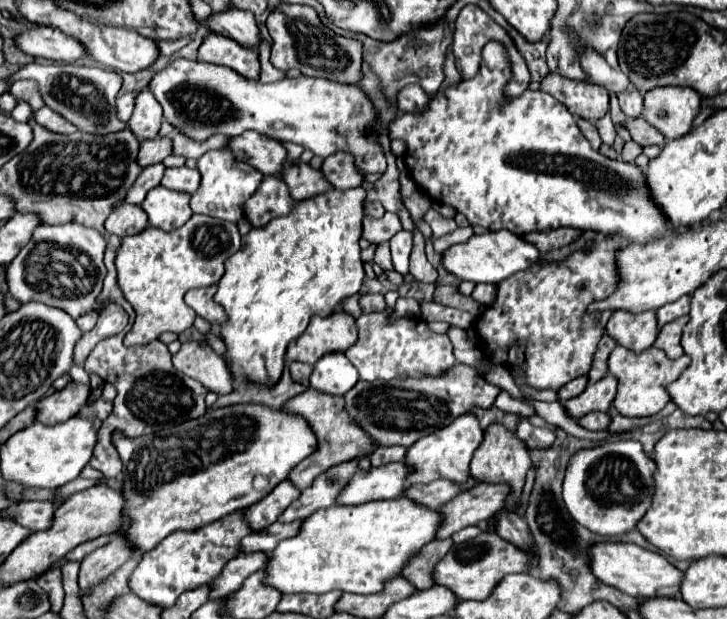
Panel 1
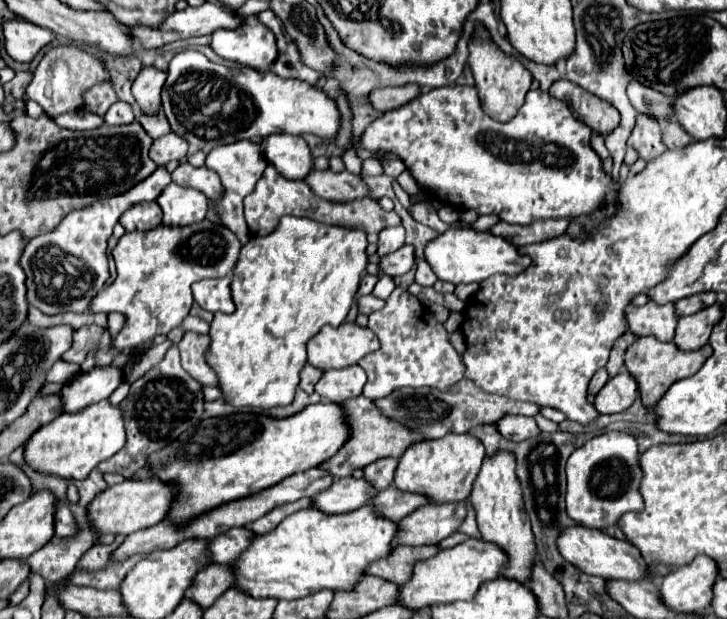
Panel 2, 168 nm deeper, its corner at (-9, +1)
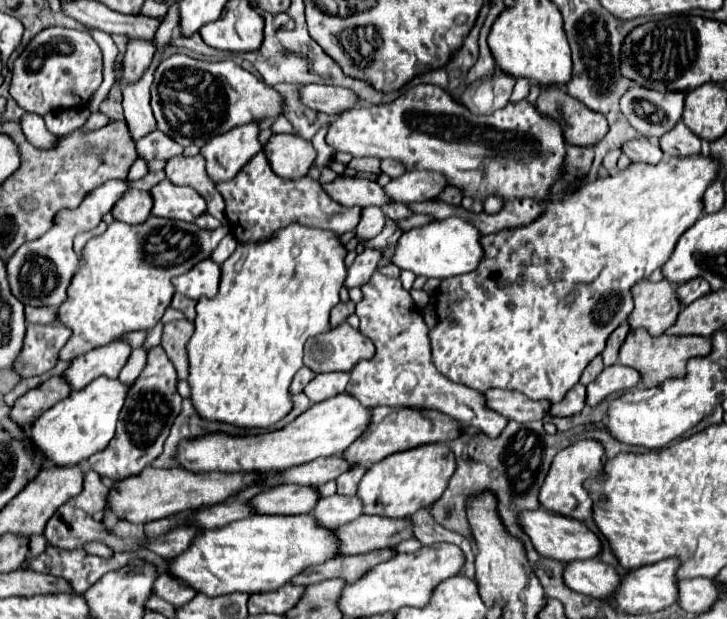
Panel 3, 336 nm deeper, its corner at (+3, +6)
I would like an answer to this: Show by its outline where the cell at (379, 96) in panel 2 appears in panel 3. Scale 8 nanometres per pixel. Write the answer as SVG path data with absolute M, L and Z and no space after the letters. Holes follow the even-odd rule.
M304 85L304 87L300 87L300 103L304 103L306 107L310 107L318 113L336 117L342 111L354 107L358 103L358 99L350 89L344 89L344 87Z

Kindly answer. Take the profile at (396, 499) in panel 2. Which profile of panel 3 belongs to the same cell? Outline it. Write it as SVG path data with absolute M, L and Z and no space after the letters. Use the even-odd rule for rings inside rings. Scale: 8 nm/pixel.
M330 495L316 503L316 507L310 511L310 515L316 519L318 527L332 529L340 527L344 523L354 521L362 515L362 503L358 497L346 497L346 495Z

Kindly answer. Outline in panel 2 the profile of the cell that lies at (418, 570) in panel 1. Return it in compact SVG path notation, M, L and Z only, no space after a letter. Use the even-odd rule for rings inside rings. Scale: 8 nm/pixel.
M398 546L388 558L378 560L366 572L374 576L382 576L390 582L406 584L412 578L412 568L420 560L428 560L438 552L438 546Z

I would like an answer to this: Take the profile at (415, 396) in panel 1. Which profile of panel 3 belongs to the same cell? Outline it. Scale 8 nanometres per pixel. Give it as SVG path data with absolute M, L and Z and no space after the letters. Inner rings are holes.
M492 389L486 393L488 407L506 419L518 421L518 423L528 423L536 419L544 419L550 411L550 403L544 401L532 401L526 395L520 395L518 391L500 391Z

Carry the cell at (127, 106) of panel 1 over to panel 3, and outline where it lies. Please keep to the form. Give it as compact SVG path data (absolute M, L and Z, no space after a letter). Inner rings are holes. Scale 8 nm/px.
M92 113L90 117L88 117L88 121L84 123L84 131L94 131L94 129L100 129L100 127L104 127L108 123L108 117L106 115L100 115L100 113Z

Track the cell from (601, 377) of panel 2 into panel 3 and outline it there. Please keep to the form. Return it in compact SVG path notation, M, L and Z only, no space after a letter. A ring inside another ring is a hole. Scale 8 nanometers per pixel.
M598 355L596 359L592 359L592 363L584 369L584 373L582 373L582 377L580 377L580 383L582 385L588 385L590 381L594 381L596 377L598 377L598 373L604 369L604 365L602 365L602 357Z

